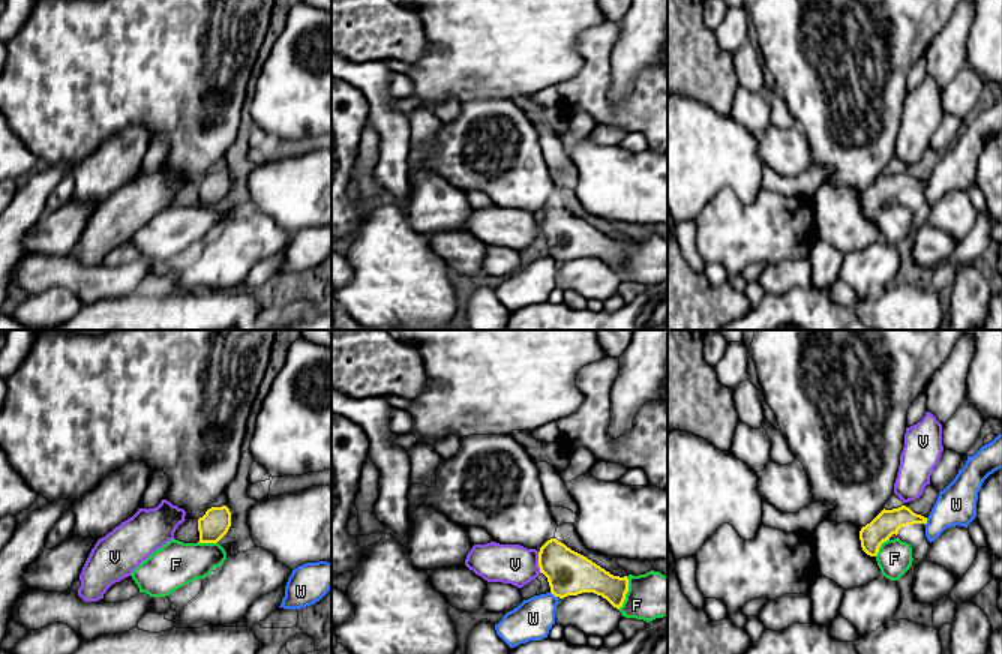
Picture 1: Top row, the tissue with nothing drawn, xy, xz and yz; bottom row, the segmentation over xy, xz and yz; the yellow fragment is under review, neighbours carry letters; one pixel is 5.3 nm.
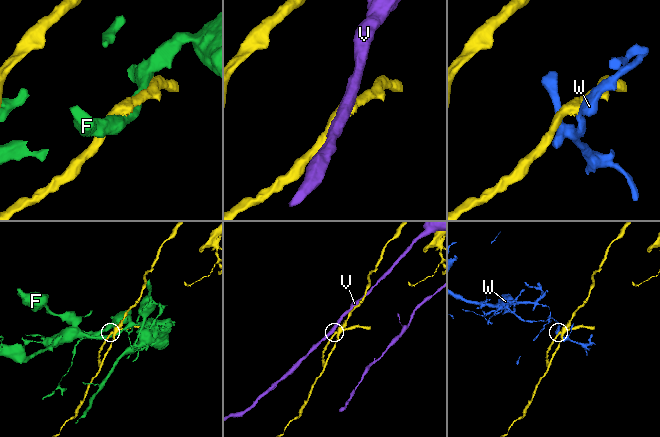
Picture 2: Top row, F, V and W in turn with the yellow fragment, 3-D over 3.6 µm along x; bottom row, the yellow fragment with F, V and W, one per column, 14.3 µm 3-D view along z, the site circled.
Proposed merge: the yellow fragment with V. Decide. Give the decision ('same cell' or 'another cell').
another cell

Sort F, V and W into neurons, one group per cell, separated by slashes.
F / V / W

